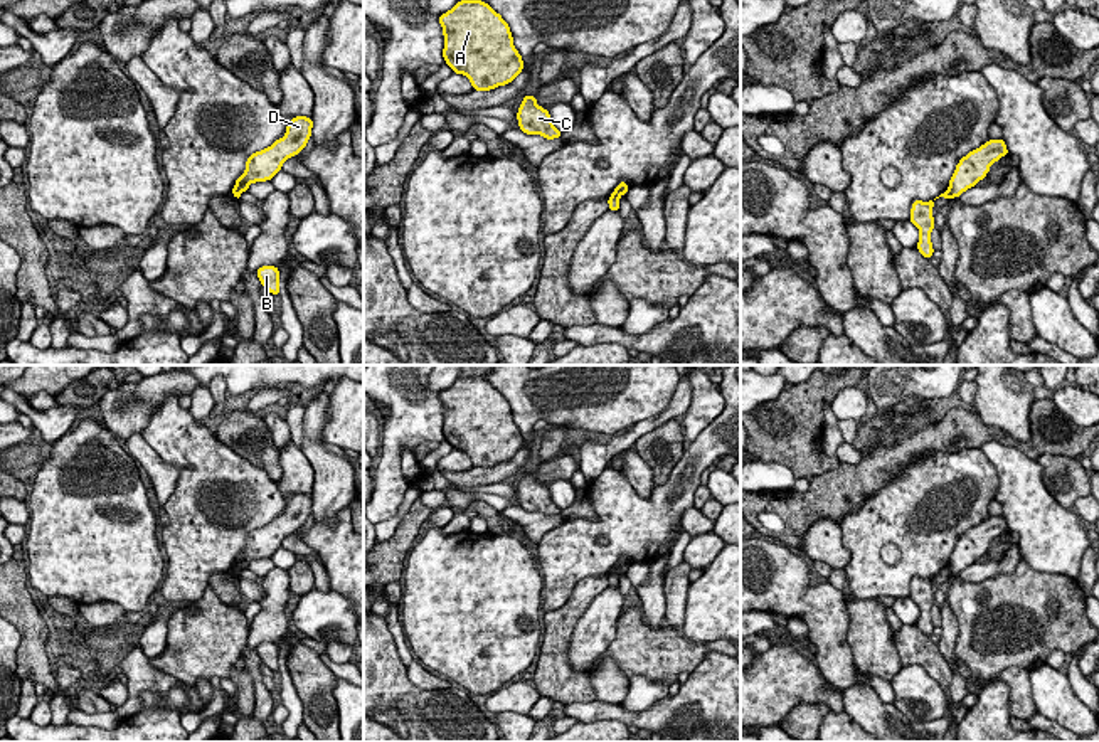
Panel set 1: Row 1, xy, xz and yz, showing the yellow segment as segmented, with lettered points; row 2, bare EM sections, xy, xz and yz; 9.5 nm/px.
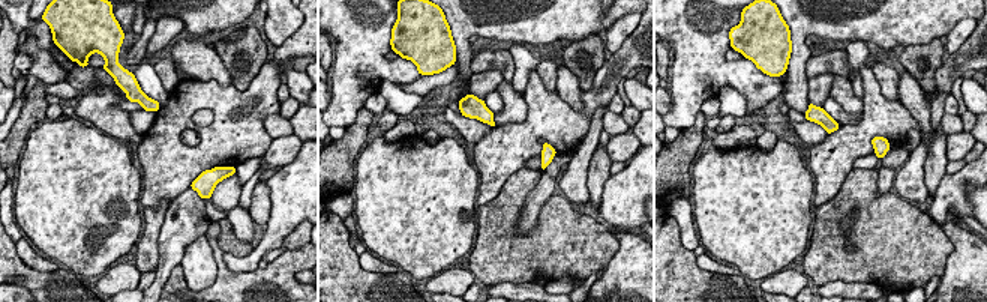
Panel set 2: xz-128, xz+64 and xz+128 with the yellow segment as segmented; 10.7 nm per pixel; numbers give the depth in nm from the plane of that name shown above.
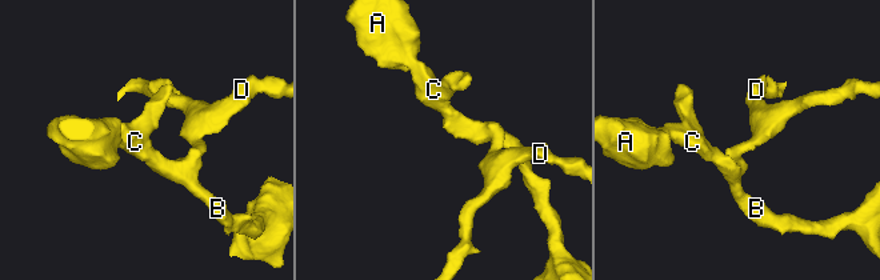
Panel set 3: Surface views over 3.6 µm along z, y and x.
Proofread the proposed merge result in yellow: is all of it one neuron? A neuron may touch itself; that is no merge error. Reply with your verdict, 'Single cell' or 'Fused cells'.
Fused cells

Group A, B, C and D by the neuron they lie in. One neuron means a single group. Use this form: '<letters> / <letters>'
A B C / D

